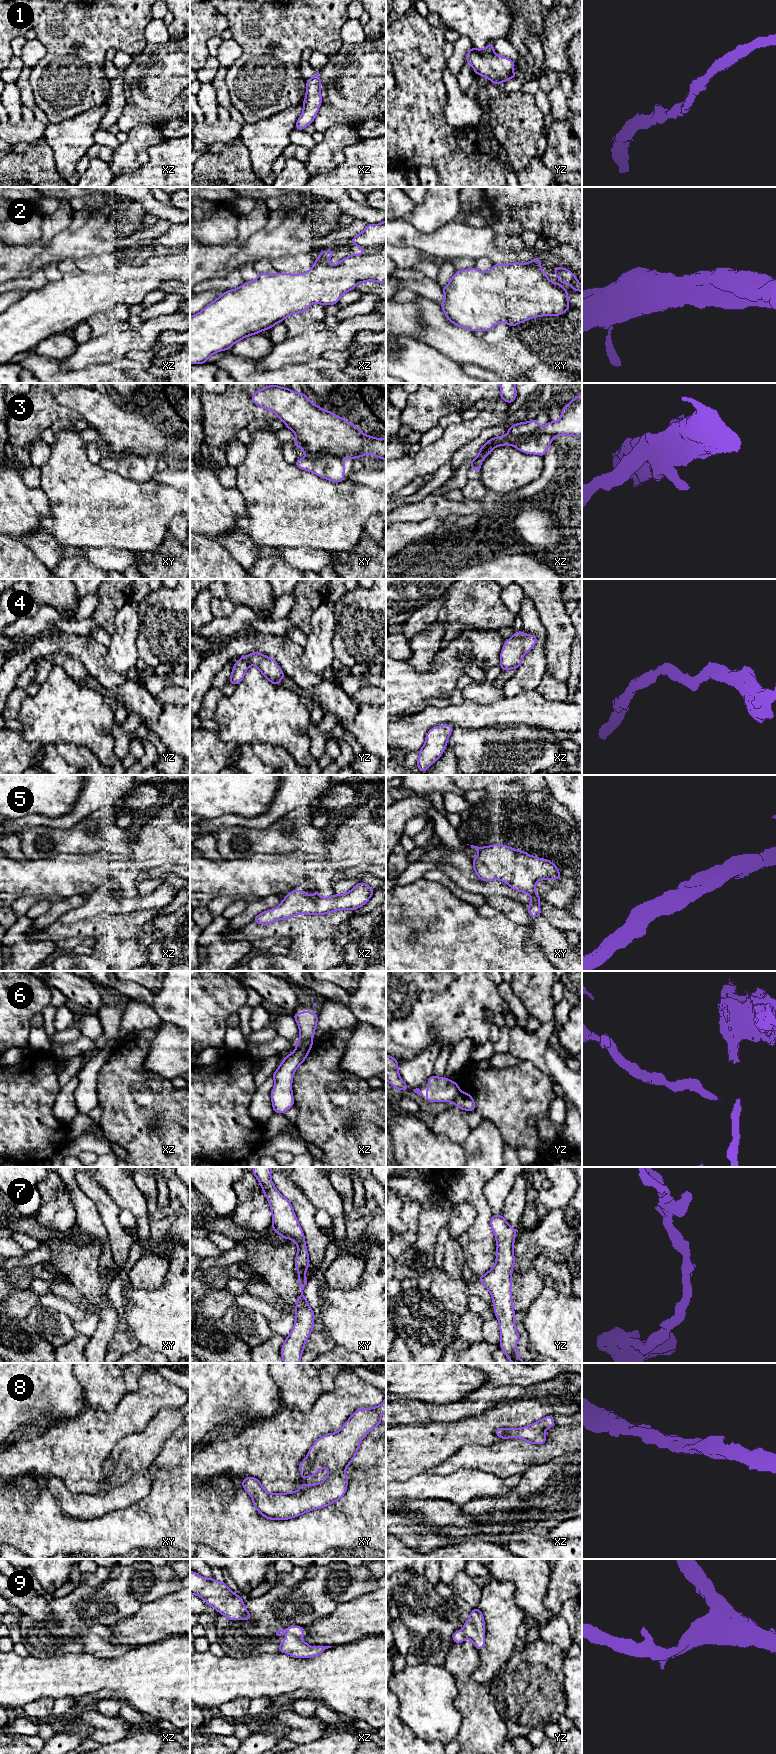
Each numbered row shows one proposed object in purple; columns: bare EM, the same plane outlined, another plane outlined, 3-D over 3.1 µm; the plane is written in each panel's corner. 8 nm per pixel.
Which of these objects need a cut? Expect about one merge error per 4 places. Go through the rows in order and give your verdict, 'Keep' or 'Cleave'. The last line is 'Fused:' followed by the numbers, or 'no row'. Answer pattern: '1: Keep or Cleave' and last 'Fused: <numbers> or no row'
1: Keep
2: Keep
3: Cleave
4: Keep
5: Keep
6: Cleave
7: Cleave
8: Keep
9: Keep
Fused: 3, 6, 7

